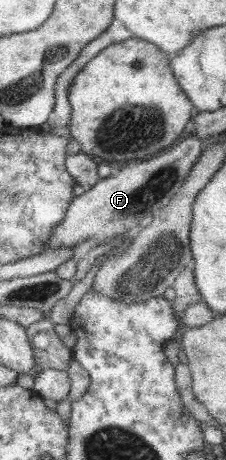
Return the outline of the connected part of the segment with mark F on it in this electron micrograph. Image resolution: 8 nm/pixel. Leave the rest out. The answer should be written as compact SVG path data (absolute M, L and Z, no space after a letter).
M189 134L179 144L173 144L151 159L130 161L117 175L100 178L90 190L74 196L46 249L72 247L91 238L95 239L98 246L124 231L133 235L138 230L137 224L142 217L154 216L169 204L173 195L183 186L185 177L201 156L202 150L203 141L199 136Z

